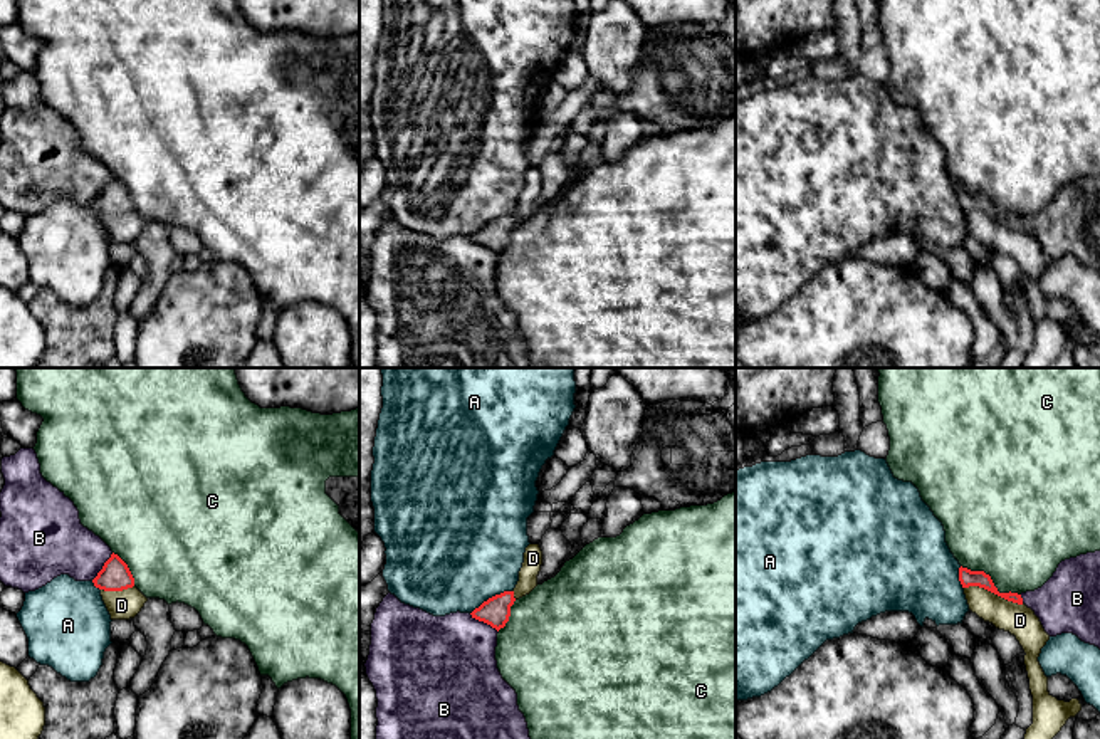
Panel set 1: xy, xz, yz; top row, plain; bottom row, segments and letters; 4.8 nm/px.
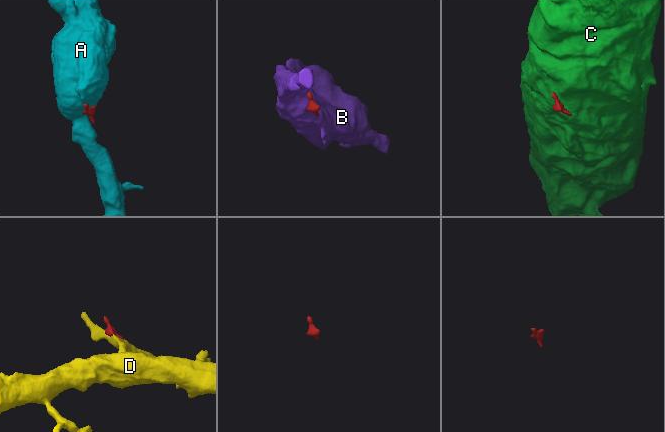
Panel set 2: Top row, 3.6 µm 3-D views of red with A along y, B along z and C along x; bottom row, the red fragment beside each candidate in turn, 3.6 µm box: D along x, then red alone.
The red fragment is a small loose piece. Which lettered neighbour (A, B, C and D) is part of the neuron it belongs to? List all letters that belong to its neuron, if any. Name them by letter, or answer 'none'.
D

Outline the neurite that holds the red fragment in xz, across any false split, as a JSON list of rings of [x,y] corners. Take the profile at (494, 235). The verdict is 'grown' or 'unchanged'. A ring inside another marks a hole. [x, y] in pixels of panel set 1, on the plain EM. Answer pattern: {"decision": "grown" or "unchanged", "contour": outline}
{"decision": "grown", "contour": [[[529,168],[524,176],[524,186],[519,195],[519,205],[512,215],[504,215],[484,225],[470,238],[484,245],[497,255],[505,250],[511,240],[511,230],[516,223],[529,218],[537,210],[537,198],[542,188],[542,175],[539,168]]]}

